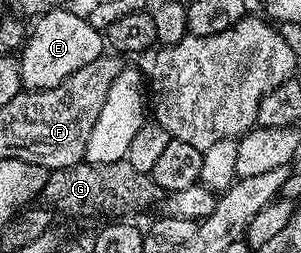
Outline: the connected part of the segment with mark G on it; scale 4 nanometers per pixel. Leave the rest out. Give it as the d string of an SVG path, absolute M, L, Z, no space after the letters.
M124 159L122 161L117 161L109 163L108 165L93 165L88 163L80 163L78 165L70 165L64 169L52 169L47 174L47 182L45 187L40 191L38 195L38 200L42 202L44 206L48 209L54 211L56 214L64 213L67 217L91 217L94 213L127 213L130 209L147 209L150 205L155 205L158 203L160 197L161 201L161 190L157 187L157 183L146 173L137 171L132 167L128 160Z

